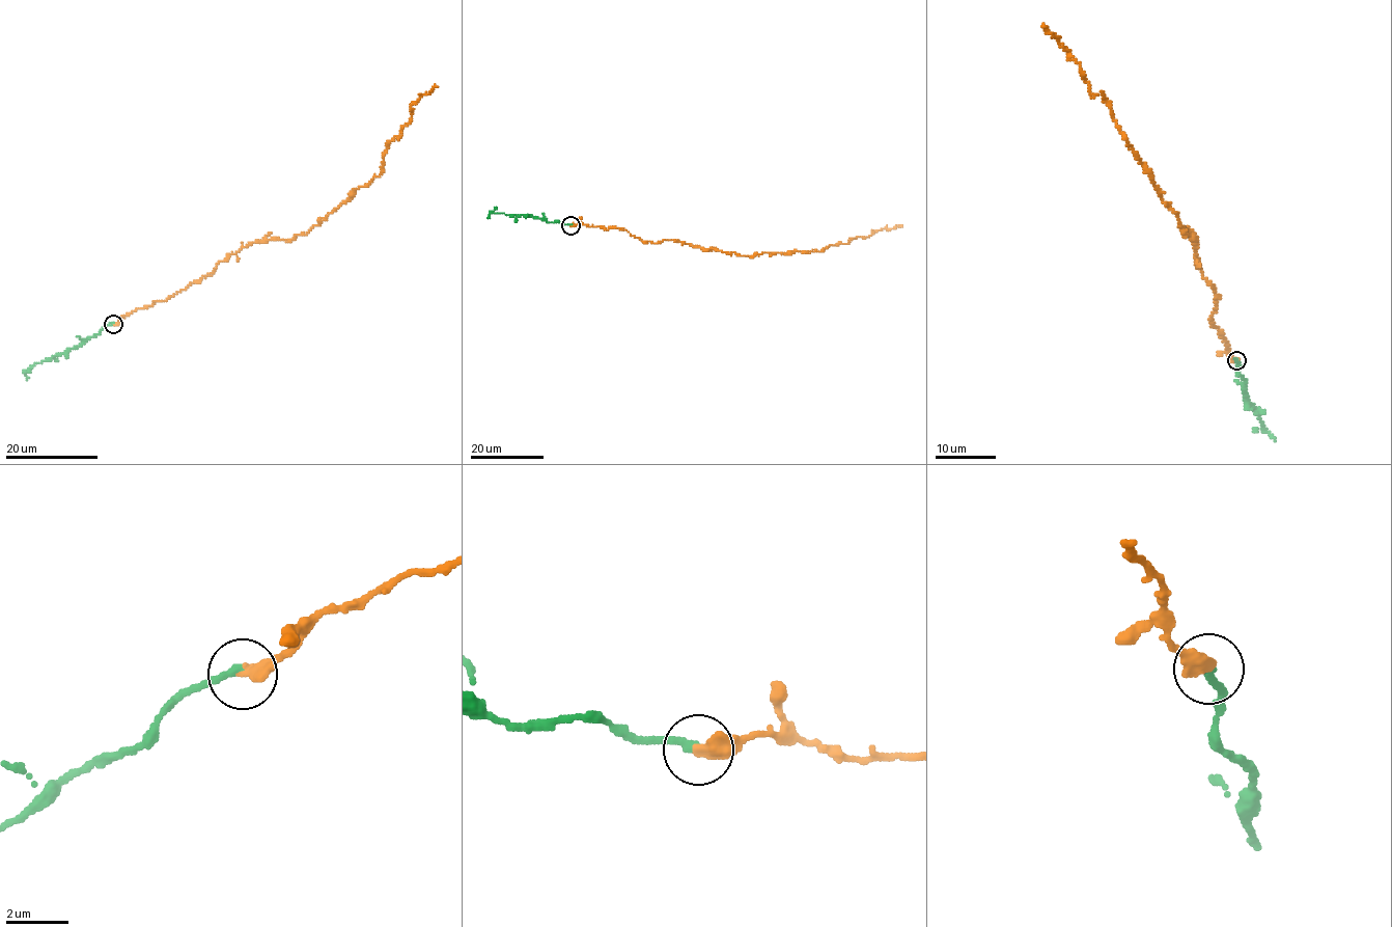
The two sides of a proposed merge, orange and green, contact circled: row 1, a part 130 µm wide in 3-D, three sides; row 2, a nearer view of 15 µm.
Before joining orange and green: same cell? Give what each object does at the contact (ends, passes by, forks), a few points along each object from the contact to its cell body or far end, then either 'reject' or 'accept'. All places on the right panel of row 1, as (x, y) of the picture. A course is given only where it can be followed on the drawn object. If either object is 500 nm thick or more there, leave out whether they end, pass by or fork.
orange ends | green ends | orange via (1235, 359), (1210, 322), (1219, 296), (1198, 269), (1194, 239), (1046, 25) | green via (1235, 359), (1237, 375), (1246, 380), (1247, 401), (1264, 431), (1276, 440) | accept

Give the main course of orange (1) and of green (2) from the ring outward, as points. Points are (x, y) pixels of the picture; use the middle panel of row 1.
1: (572, 224), (621, 228), (644, 242), (671, 239), (753, 256), (820, 250), (901, 227)
2: (572, 224), (491, 212), (486, 218)

